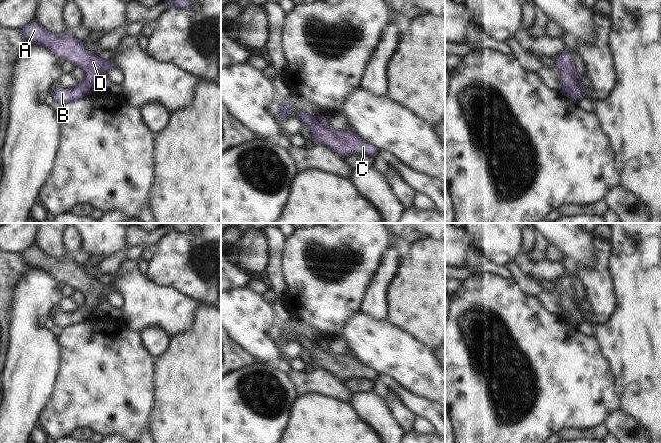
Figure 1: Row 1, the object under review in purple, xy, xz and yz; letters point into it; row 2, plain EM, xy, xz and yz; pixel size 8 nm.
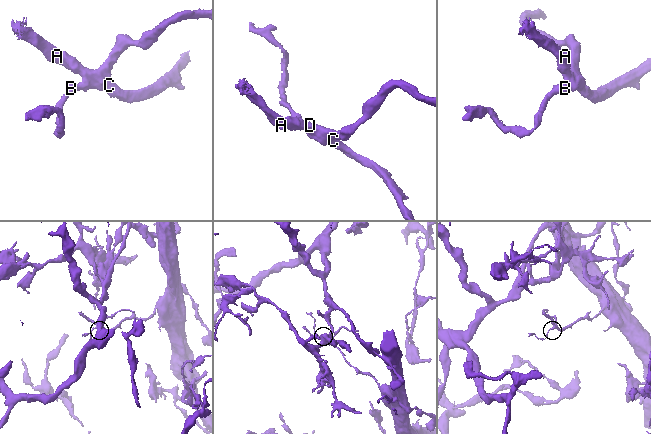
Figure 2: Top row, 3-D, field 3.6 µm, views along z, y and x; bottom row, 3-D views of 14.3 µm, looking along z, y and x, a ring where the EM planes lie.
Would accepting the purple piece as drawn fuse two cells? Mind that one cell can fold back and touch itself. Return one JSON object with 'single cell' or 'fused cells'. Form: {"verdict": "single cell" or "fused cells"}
{"verdict": "single cell"}

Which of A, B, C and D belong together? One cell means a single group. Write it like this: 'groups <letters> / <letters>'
groups A B C D

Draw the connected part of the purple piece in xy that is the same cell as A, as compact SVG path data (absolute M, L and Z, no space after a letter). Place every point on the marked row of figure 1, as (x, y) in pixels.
M33 20L19 31L32 45L47 48L56 57L67 60L74 66L79 66L84 71L83 82L78 83L71 90L59 86L53 92L54 100L62 105L90 95L92 91L97 89L97 75L99 73L106 73L109 67L115 66L112 59L104 61L97 55L89 53L73 37L72 32L58 35L45 29L36 20Z

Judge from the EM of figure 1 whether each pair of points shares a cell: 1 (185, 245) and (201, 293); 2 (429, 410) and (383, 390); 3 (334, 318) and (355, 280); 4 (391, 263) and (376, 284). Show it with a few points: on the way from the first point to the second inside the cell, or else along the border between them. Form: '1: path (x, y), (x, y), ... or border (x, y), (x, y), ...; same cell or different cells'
1: path (185, 257), (184, 264), (200, 281); same cell
2: path (418, 406), (394, 387); same cell
3: path (334, 309), (334, 301), (346, 289); same cell
4: path (388, 268), (381, 279); same cell

